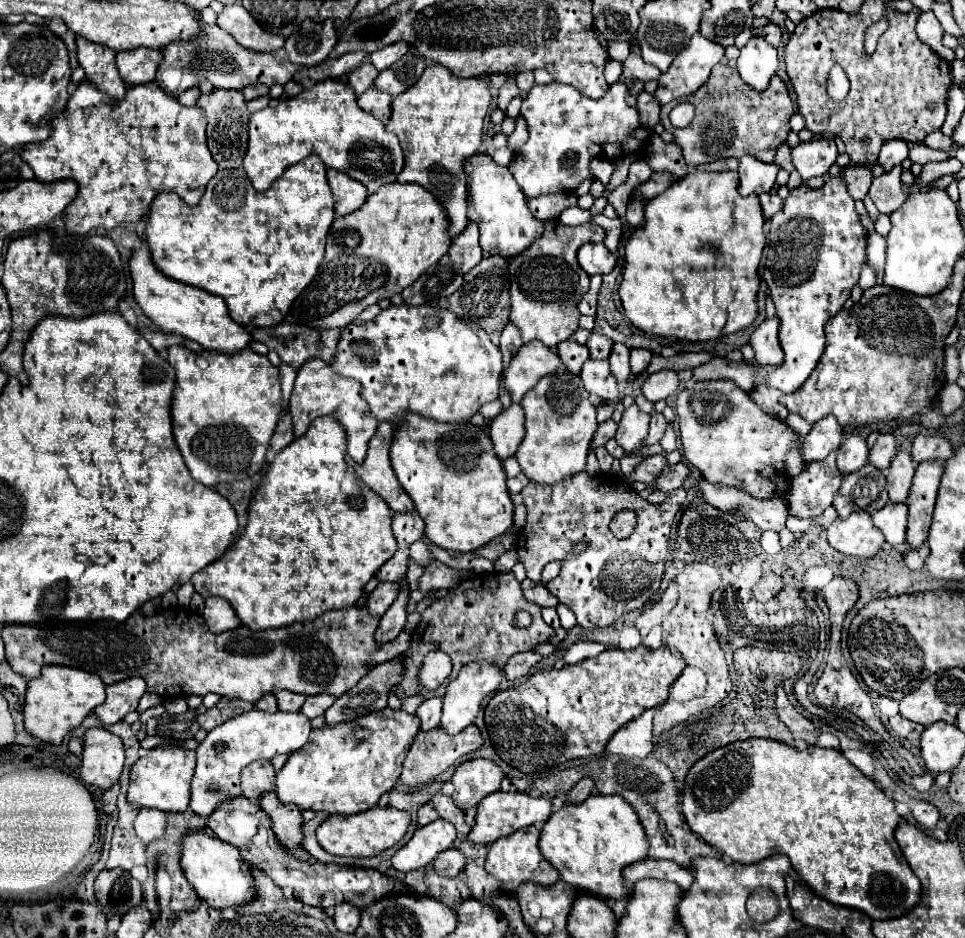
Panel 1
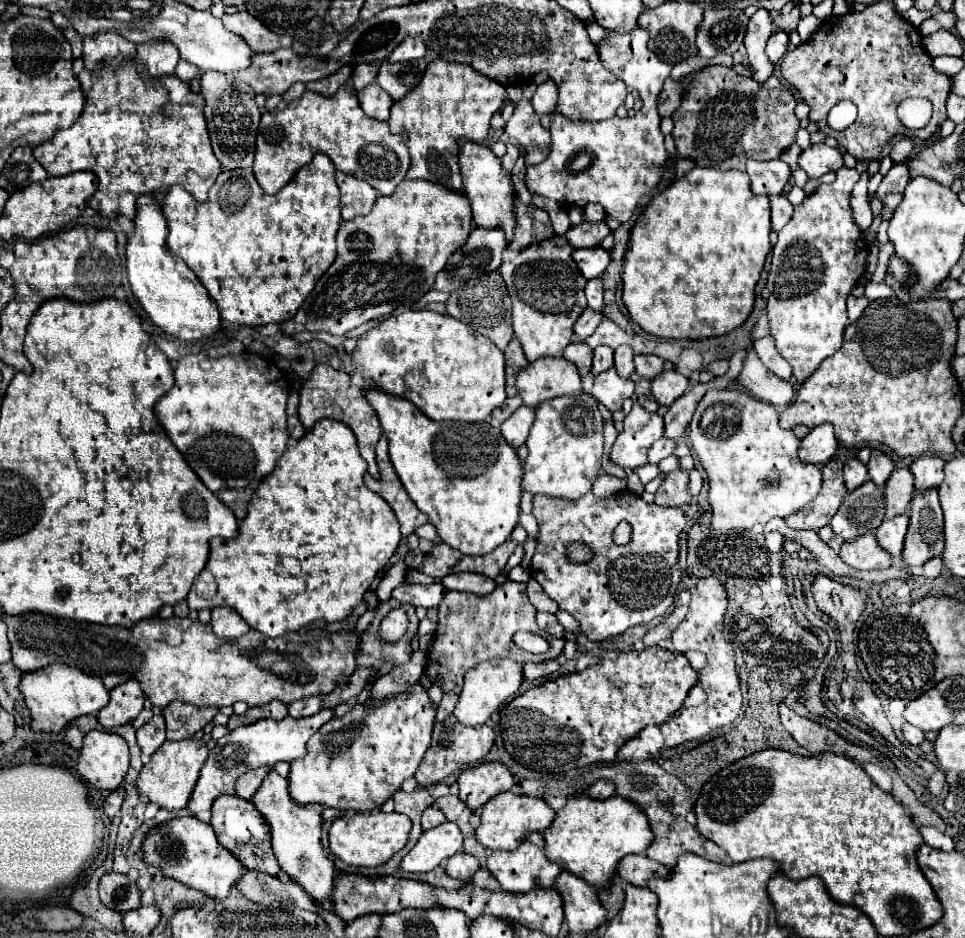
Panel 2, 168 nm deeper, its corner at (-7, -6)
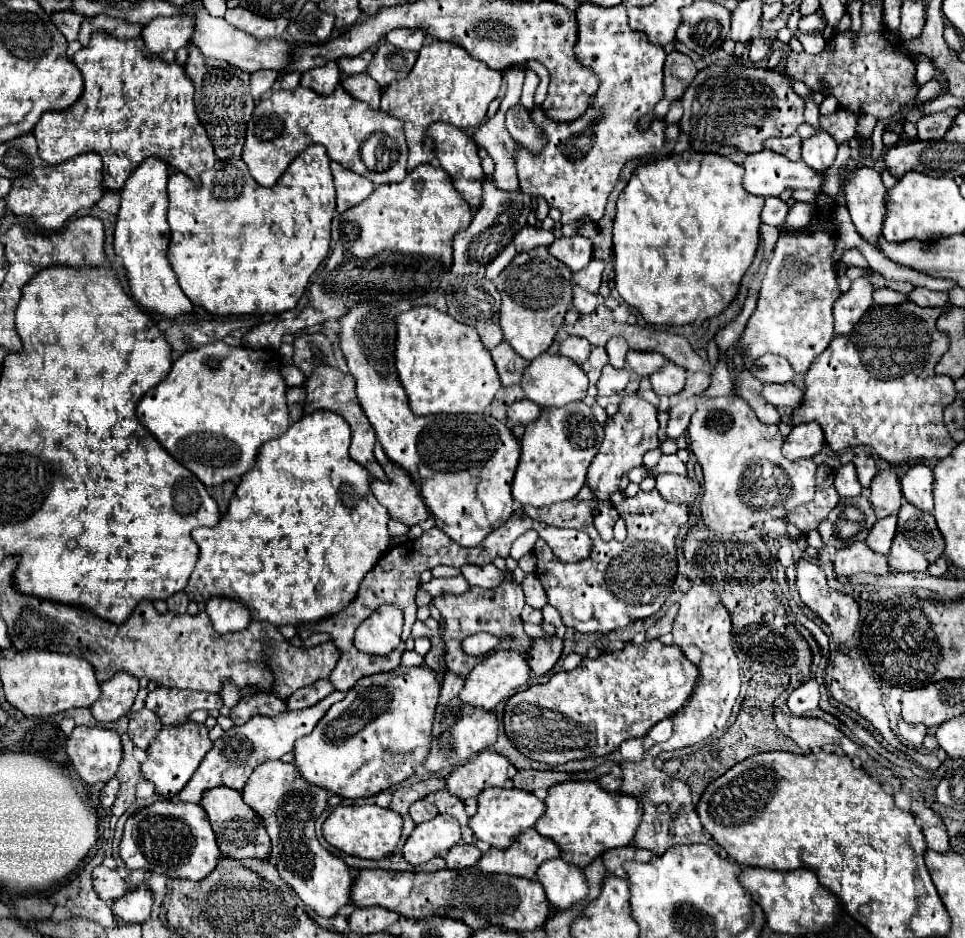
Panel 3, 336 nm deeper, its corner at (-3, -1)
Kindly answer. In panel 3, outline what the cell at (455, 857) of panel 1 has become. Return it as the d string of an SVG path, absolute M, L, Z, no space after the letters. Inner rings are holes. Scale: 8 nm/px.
M461 843L461 845L455 845L455 849L451 849L451 853L447 853L445 861L447 861L449 869L465 869L465 867L475 865L479 861L479 857L481 857L481 851L475 845Z

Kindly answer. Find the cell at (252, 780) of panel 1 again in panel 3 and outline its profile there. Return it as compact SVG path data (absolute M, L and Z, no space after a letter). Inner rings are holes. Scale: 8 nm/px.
M243 765L243 767L231 767L231 769L227 769L221 775L221 779L223 779L223 785L229 785L231 789L239 789L241 791L251 773L253 773L253 769L247 767L247 765Z

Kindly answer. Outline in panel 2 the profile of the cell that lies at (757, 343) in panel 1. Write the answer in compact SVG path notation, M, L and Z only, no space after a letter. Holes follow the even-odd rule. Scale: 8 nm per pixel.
M765 336L753 342L753 350L757 352L759 360L763 362L763 366L767 366L773 374L777 374L783 380L791 378L791 366L787 360L781 358L779 350L775 348L775 338L773 336Z

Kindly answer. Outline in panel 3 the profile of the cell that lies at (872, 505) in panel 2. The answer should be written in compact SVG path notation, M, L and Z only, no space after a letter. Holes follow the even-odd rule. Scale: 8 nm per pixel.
M865 495L839 499L839 505L819 525L819 533L825 545L843 549L853 545L855 541L865 541L875 521L877 517Z

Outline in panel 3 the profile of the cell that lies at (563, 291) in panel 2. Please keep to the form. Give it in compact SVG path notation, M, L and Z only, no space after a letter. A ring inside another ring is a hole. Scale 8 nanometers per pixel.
M537 247L527 253L519 253L519 257L515 257L511 265L495 279L495 287L501 293L499 327L503 331L503 339L527 361L533 361L545 353L563 325L573 293L571 277L565 275L571 275L567 265L551 257L547 247Z

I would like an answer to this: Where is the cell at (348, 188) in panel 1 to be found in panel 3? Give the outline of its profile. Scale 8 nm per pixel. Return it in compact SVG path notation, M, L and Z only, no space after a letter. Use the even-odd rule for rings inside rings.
M331 161L331 171L335 177L335 189L337 189L337 211L347 211L347 209L359 205L375 189L375 185L371 181L345 169L343 165L339 165L335 161Z

